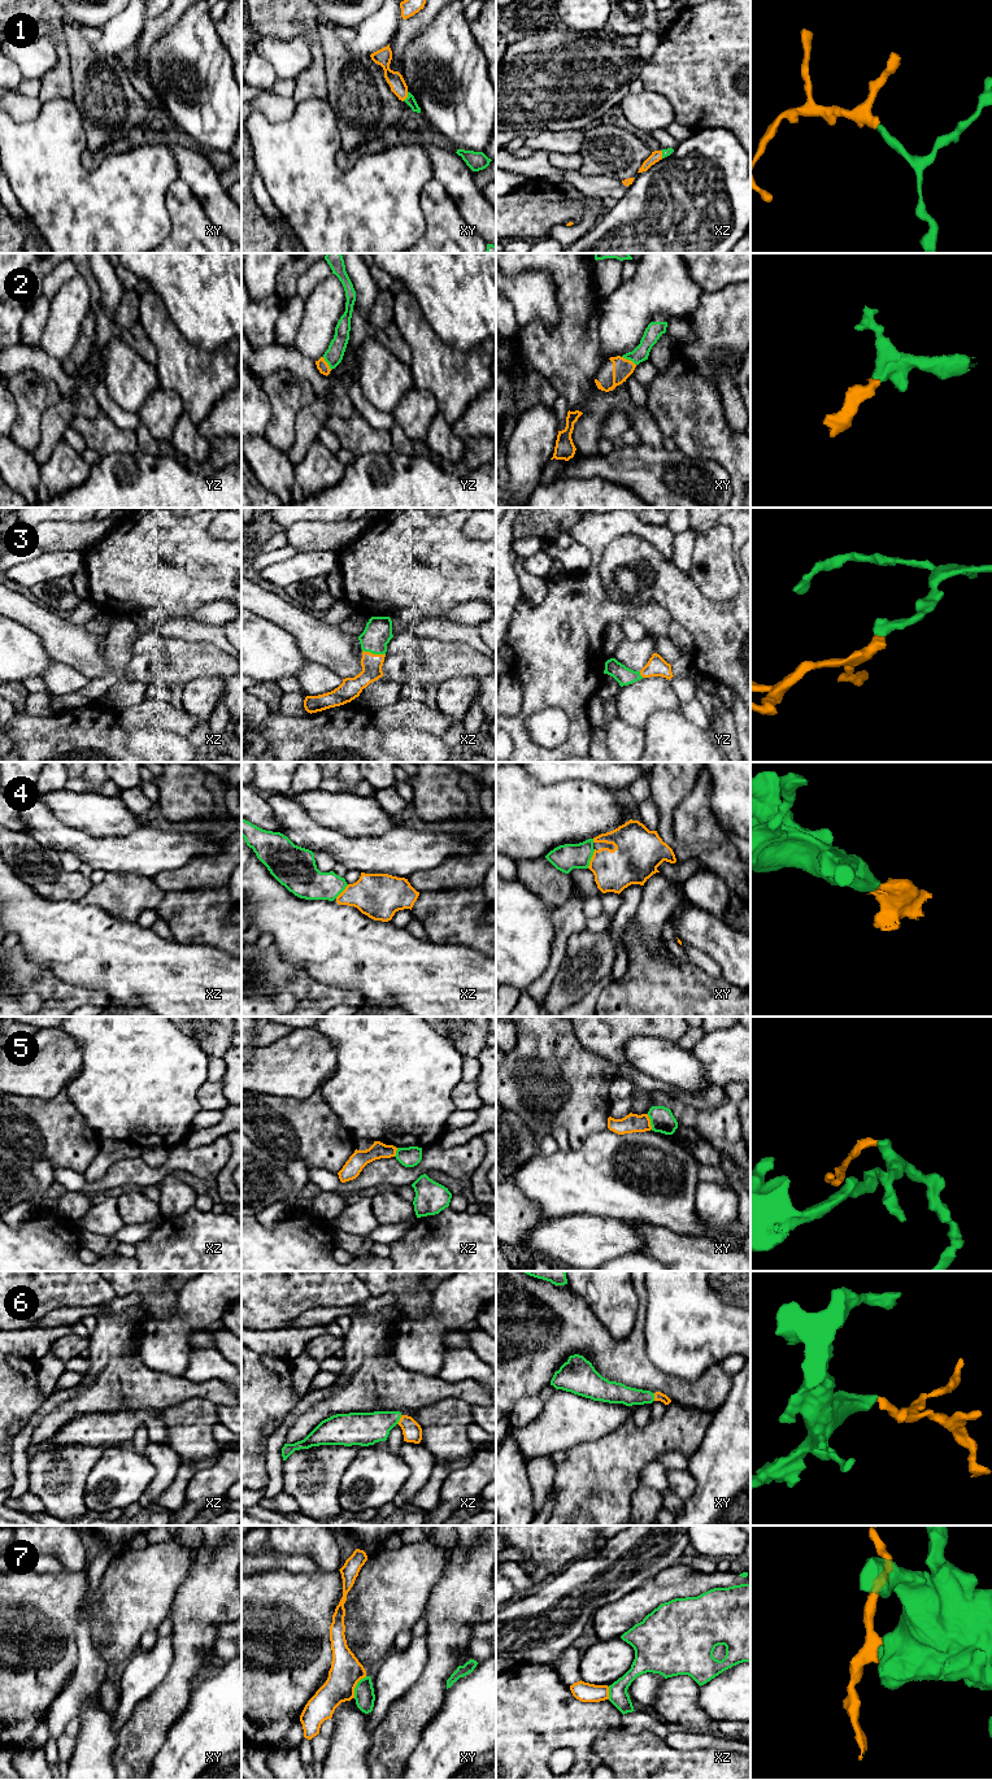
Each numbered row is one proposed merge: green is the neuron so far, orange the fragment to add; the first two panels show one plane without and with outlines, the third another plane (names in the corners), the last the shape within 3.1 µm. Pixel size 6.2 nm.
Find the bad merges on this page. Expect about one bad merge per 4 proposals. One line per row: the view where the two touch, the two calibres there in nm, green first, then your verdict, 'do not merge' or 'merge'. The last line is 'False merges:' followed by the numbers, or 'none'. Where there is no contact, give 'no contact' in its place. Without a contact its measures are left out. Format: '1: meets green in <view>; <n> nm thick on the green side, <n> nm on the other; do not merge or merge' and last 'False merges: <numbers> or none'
1: meets green in xy; 60 nm thick on the green side, 100 nm on the other; merge
2: meets green in xy; 100 nm thick on the green side, 120 nm on the other; merge
3: meets green in xz; 170 nm thick on the green side, 130 nm on the other; merge
4: meets green in xy; 160 nm thick on the green side, 280 nm on the other; do not merge
5: meets green in xy; 150 nm thick on the green side, 110 nm on the other; merge
6: meets green in xz; 200 nm thick on the green side, 120 nm on the other; merge
7: meets green in xy; 130 nm thick on the green side, 200 nm on the other; do not merge
False merges: 4, 7

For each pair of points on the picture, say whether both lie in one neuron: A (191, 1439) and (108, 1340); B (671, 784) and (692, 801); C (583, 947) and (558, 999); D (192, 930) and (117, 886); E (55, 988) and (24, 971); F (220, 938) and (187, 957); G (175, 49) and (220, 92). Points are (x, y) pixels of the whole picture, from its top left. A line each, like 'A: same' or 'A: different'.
A: different
B: different
C: same
D: same
E: same
F: different
G: same

